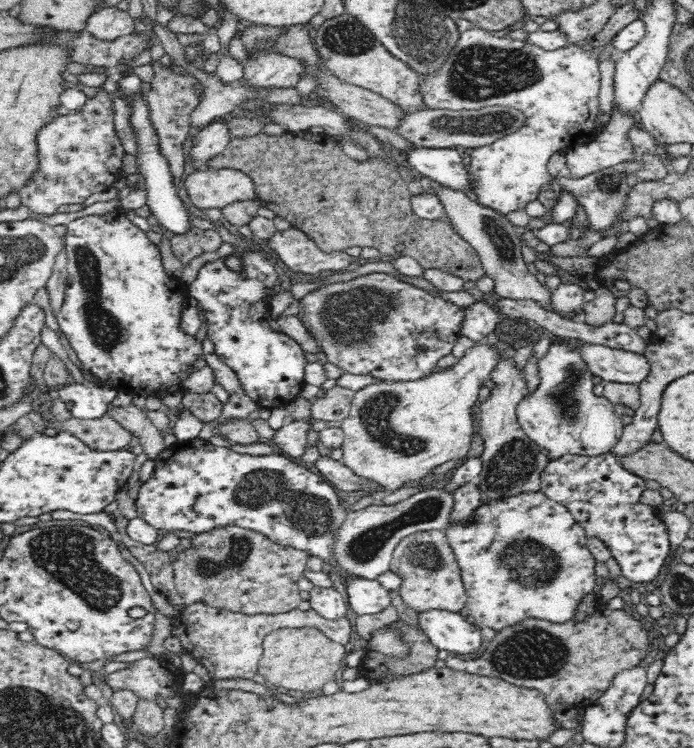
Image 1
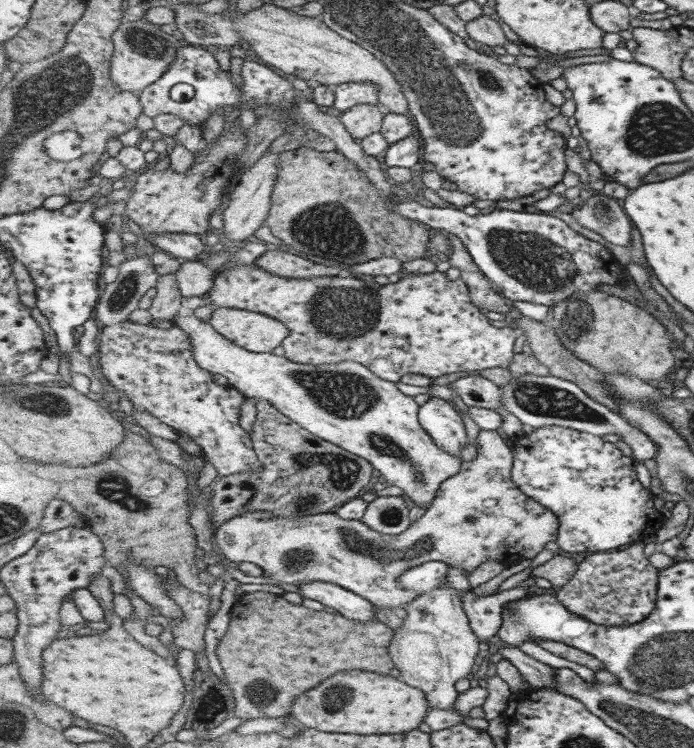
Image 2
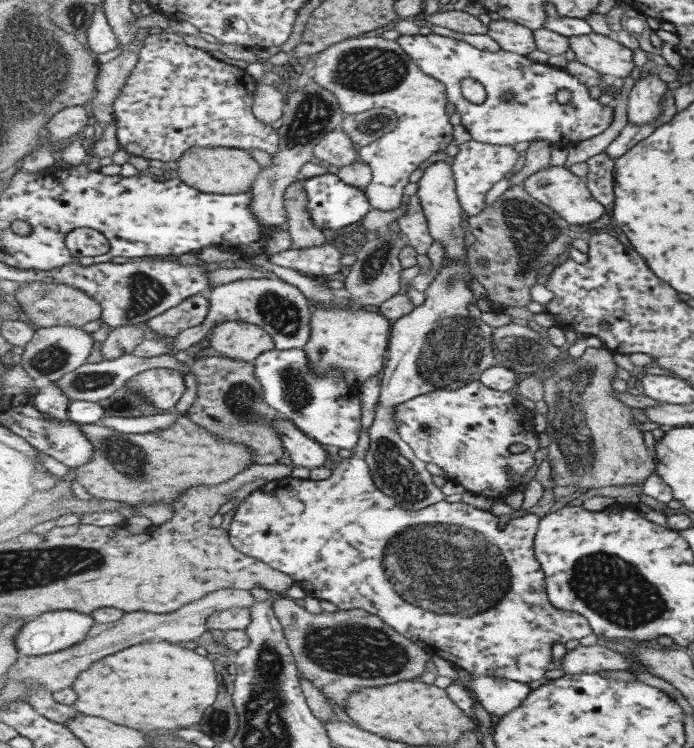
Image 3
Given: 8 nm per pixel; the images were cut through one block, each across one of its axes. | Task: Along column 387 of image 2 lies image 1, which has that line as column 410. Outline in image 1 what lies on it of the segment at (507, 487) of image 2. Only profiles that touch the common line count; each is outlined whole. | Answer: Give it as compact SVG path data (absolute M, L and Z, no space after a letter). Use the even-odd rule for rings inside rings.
M420 531L402 538L394 549L389 570L400 577L399 595L417 612L430 608L459 612L467 604L461 570L443 531Z

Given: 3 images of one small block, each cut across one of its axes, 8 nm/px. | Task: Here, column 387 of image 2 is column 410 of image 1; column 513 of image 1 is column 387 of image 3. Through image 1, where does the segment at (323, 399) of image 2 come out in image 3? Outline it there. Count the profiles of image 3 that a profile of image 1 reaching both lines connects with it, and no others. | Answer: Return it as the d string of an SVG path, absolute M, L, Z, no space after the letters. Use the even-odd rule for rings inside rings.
M313 307L311 338L303 350L306 350L311 368L317 374L325 374L329 370L339 370L353 387L360 387L377 376L386 364L385 354L390 346L393 322L375 310L364 309L325 309Z

